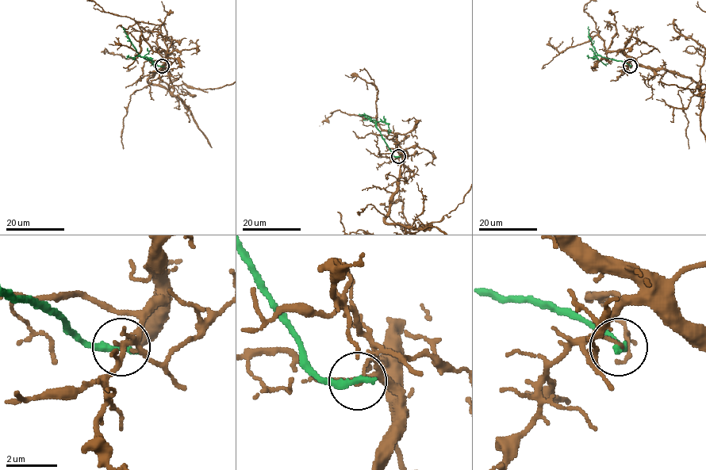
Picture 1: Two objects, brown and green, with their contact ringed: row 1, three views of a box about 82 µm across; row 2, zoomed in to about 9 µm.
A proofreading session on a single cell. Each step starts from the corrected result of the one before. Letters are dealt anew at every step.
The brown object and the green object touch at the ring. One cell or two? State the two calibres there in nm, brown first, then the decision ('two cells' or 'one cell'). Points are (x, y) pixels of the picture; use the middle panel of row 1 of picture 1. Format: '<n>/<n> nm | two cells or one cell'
120/340 nm | two cells

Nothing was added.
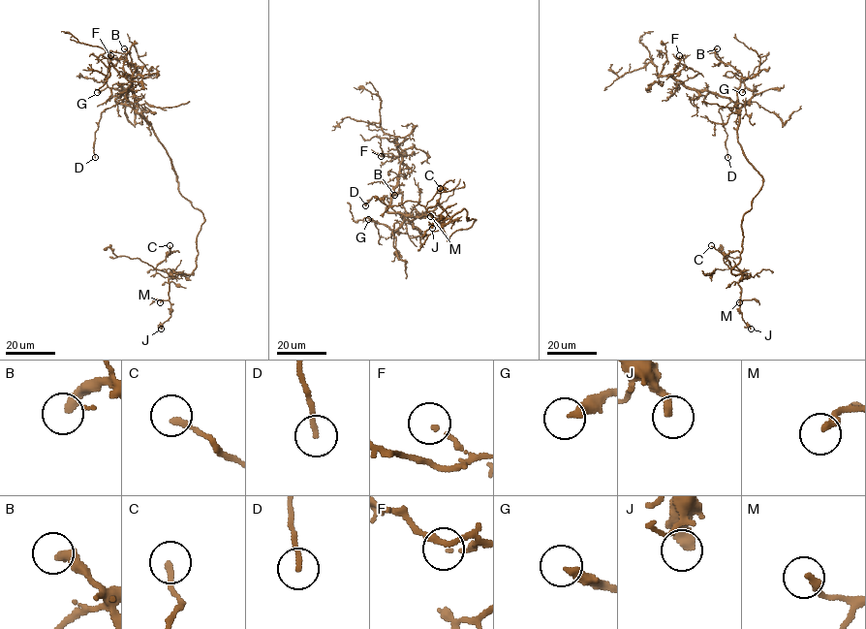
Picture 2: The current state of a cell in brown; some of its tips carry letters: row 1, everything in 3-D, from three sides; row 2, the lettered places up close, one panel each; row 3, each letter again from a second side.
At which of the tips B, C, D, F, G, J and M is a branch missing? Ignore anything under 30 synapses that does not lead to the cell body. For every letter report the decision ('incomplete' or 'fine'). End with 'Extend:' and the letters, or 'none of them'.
B: fine
C: fine
D: fine
F: fine
G: incomplete
J: fine
M: incomplete
Extend: G, M

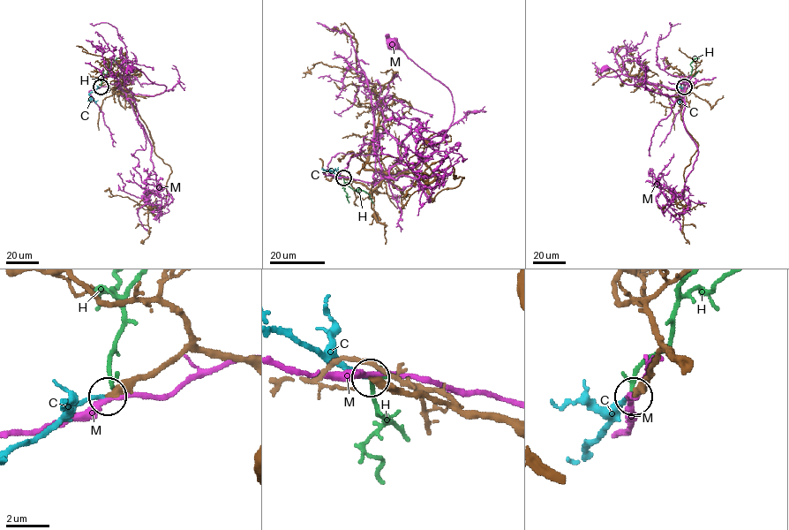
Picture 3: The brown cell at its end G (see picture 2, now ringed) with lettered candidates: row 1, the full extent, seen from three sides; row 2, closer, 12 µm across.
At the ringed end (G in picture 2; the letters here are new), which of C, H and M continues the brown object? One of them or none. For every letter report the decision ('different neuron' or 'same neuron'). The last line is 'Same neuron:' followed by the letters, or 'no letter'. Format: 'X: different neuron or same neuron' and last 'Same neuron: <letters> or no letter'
C: same neuron
H: different neuron
M: different neuron
Same neuron: C

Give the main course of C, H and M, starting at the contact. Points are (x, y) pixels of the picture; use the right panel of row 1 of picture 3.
C: (684, 87), (680, 100)
H: (684, 86), (691, 74), (690, 64), (699, 58)
M: (684, 87), (687, 84), (683, 93), (661, 94), (627, 85), (612, 69), (604, 69)

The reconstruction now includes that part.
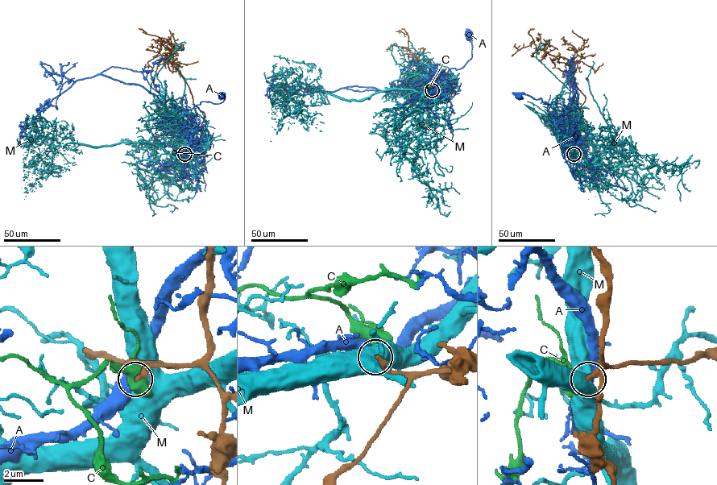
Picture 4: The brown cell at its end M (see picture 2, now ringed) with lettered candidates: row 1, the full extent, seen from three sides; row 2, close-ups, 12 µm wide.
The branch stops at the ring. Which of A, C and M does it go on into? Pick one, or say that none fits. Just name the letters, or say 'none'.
C

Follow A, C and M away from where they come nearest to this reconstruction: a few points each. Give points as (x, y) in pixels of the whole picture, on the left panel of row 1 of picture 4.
A: (184, 154), (192, 138), (192, 128), (173, 117), (201, 101), (220, 103), (224, 99), (223, 95)
C: (184, 154), (175, 152), (176, 148)
M: (184, 154), (65, 135), (45, 150), (51, 169), (24, 199)

